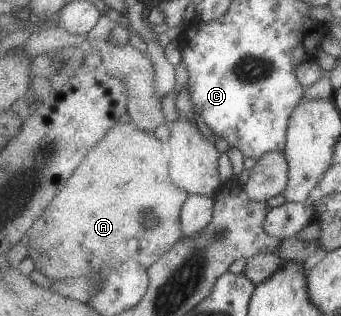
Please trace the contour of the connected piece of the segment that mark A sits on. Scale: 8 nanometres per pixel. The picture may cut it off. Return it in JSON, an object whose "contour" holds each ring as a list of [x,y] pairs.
{"contour":[[[134,123],[118,124],[87,154],[67,186],[29,230],[21,245],[27,248],[46,278],[57,282],[103,272],[107,264],[137,260],[145,268],[167,256],[182,239],[182,209],[190,195],[173,181],[165,158],[163,140]]]}

